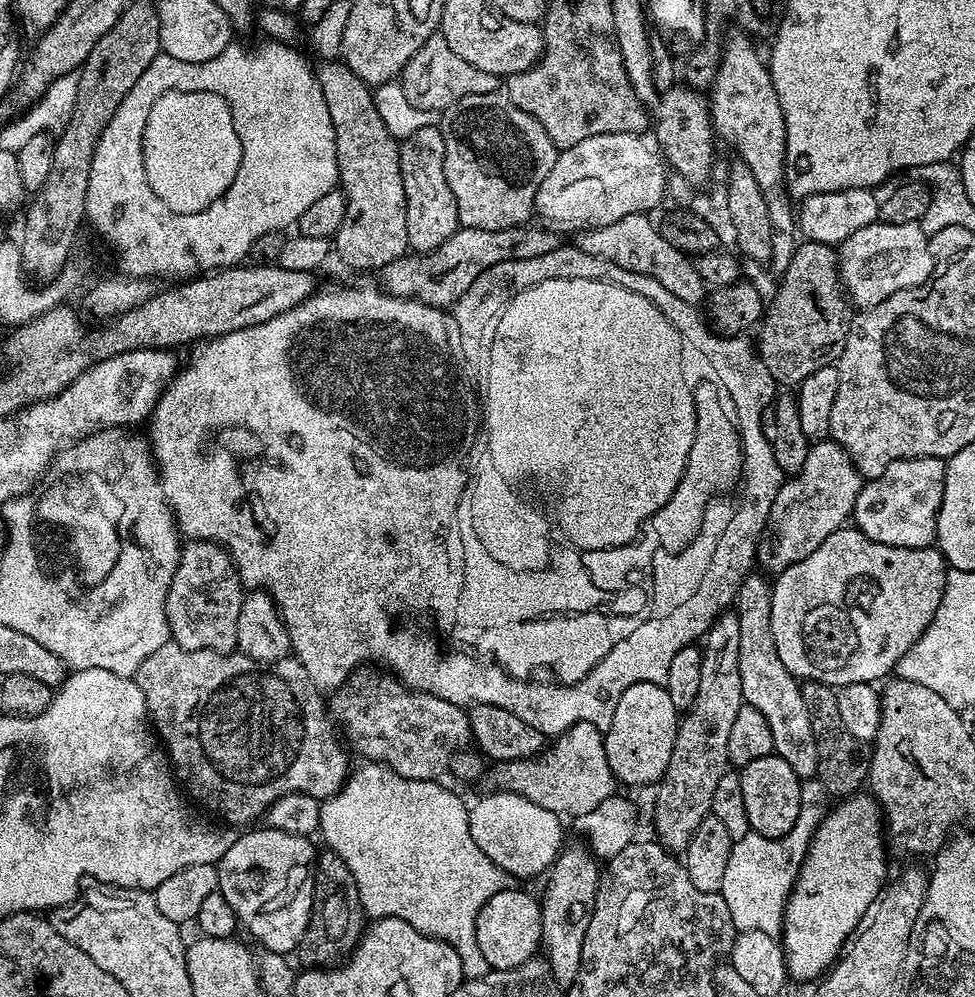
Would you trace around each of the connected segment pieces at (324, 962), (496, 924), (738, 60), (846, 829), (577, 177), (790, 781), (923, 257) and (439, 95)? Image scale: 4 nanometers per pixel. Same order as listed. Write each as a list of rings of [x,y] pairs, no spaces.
[[[321,851],[317,855],[314,869],[312,919],[302,934],[298,949],[298,957],[304,963],[303,967],[322,968],[343,961],[355,952],[365,927],[366,913],[360,901],[358,886],[354,882],[354,874],[350,874],[350,866],[346,866],[346,862],[342,862],[336,852]]]
[[[513,886],[494,894],[476,919],[476,945],[478,950],[486,957],[489,969],[492,970],[510,970],[522,966],[526,961],[533,959],[541,951],[542,945],[542,914],[540,913],[540,901],[534,895],[528,892],[519,892],[519,887]]]
[[[735,35],[728,41],[723,41],[720,68],[716,71],[716,79],[712,81],[710,89],[712,131],[740,155],[737,157],[750,170],[750,174],[754,174],[754,182],[758,182],[766,198],[766,210],[770,210],[772,227],[770,268],[773,273],[782,274],[786,266],[790,266],[790,258],[794,258],[798,243],[798,220],[784,183],[786,122],[782,106],[778,102],[778,90],[772,81],[772,73],[765,57],[763,60],[756,53],[756,48],[752,45],[755,43],[747,35]]]
[[[853,794],[837,804],[840,805],[833,812],[832,809],[825,811],[823,820],[816,827],[812,841],[808,843],[808,853],[784,907],[784,964],[793,981],[819,981],[835,965],[846,945],[853,939],[854,933],[865,923],[866,917],[881,899],[880,891],[883,890],[884,879],[888,876],[886,821],[876,797],[871,794]]]
[[[635,132],[586,138],[586,142],[578,142],[578,146],[557,155],[550,174],[538,186],[535,211],[539,215],[541,212],[549,225],[571,230],[610,226],[610,222],[618,222],[626,214],[651,213],[651,208],[663,202],[668,188],[665,161],[656,156]]]
[[[775,754],[758,758],[745,768],[739,769],[742,782],[742,796],[746,801],[746,818],[749,829],[766,838],[782,838],[790,834],[802,806],[802,777],[794,774],[782,757]]]
[[[877,222],[855,231],[838,245],[840,282],[847,299],[857,309],[873,308],[890,298],[890,294],[898,294],[898,290],[926,282],[932,276],[932,252],[928,249],[928,241],[919,223]]]
[[[439,34],[432,36],[406,62],[404,71],[398,77],[398,85],[406,94],[411,106],[418,110],[430,110],[443,113],[444,109],[454,106],[454,102],[462,102],[462,98],[470,98],[474,94],[490,94],[500,92],[501,77],[486,74],[486,70],[478,70],[478,66],[470,66],[459,54],[454,54],[450,46],[446,46],[446,38]]]

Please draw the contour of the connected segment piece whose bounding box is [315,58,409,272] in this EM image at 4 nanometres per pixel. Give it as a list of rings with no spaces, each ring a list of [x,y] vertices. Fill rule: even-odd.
[[[328,58],[321,68],[315,69],[316,80],[320,83],[322,98],[328,107],[330,122],[334,126],[336,157],[338,158],[338,181],[346,198],[346,218],[338,226],[334,237],[334,252],[348,268],[361,268],[368,272],[379,270],[394,262],[409,251],[406,234],[406,190],[402,186],[402,166],[398,140],[386,128],[380,113],[381,105],[377,97],[372,97],[373,89],[354,70],[350,70],[339,59]]]

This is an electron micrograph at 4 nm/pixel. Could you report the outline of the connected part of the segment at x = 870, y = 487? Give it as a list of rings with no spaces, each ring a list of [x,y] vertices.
[[[939,456],[890,462],[878,478],[867,481],[854,502],[851,523],[866,538],[886,546],[931,548],[936,544],[938,510],[946,482],[946,464]]]

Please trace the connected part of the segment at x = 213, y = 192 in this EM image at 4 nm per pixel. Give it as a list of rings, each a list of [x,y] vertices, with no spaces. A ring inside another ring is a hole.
[[[167,92],[154,102],[154,106],[150,106],[150,118],[146,118],[144,127],[144,169],[154,194],[158,194],[172,212],[194,214],[209,211],[215,205],[212,203],[231,184],[233,187],[237,183],[241,162],[242,142],[238,130],[234,130],[232,111],[218,94]]]

